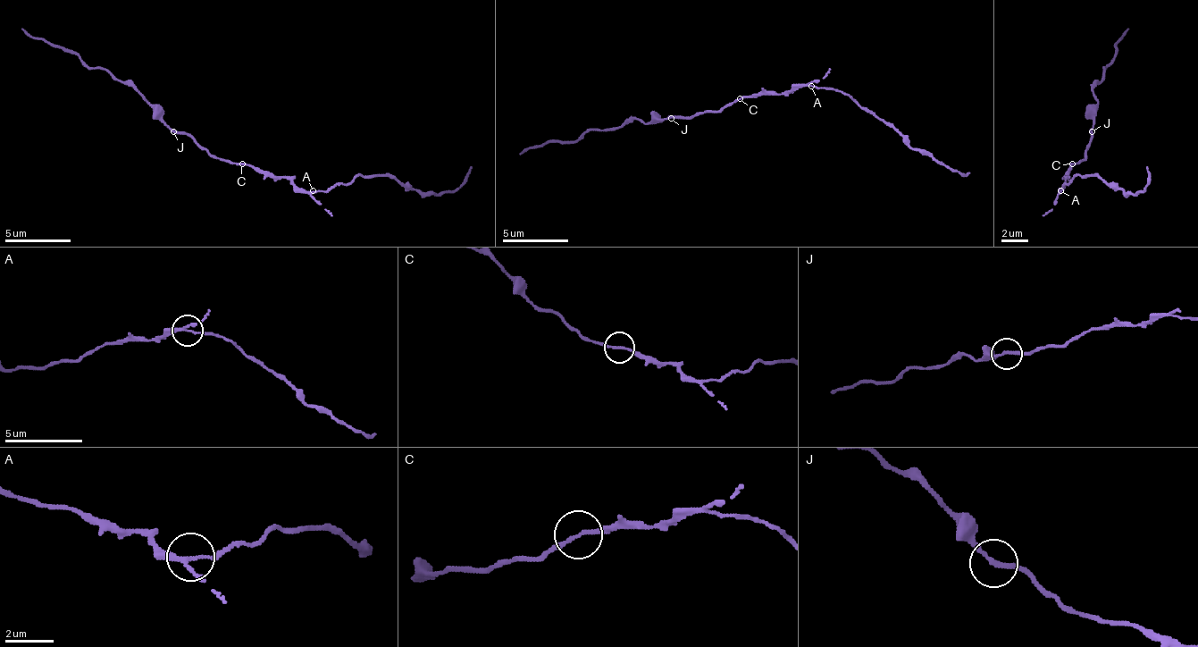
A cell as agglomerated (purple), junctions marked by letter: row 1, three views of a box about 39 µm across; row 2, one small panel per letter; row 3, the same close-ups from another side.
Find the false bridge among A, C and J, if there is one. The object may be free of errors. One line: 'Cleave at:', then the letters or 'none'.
Cleave at: A

